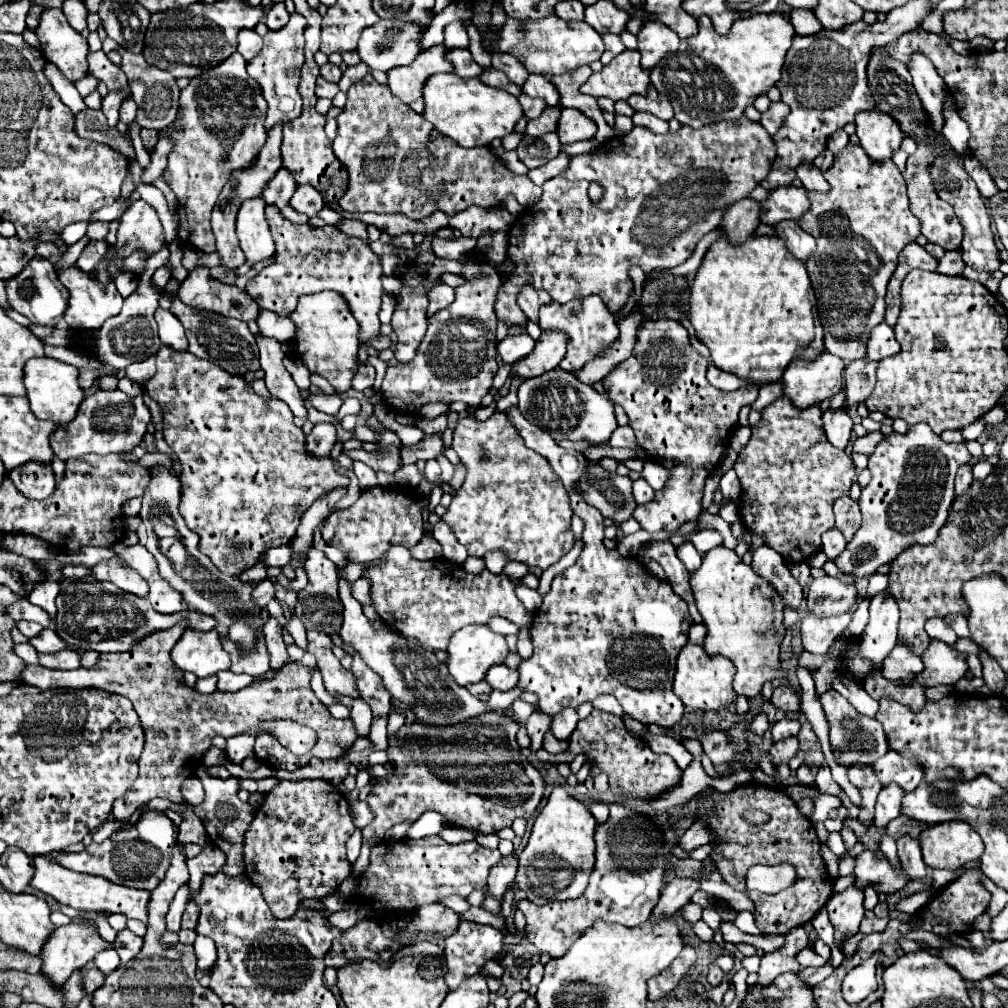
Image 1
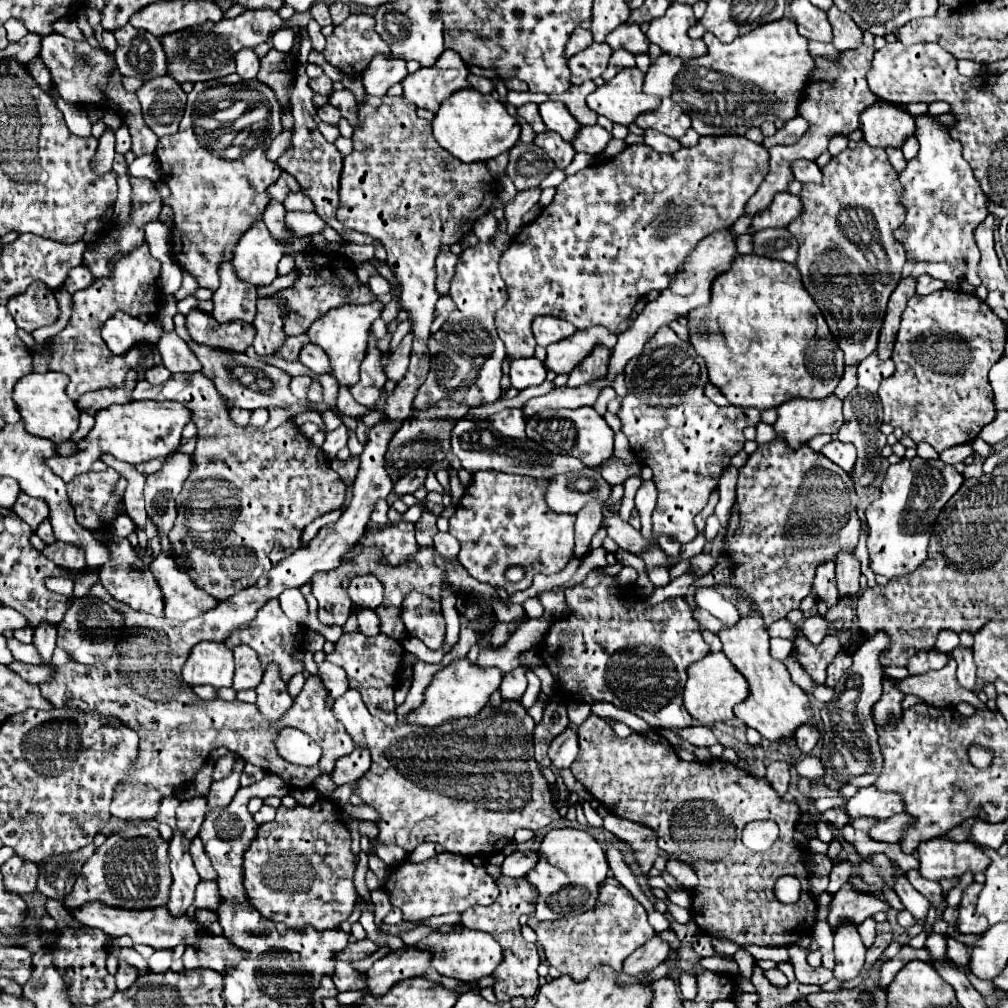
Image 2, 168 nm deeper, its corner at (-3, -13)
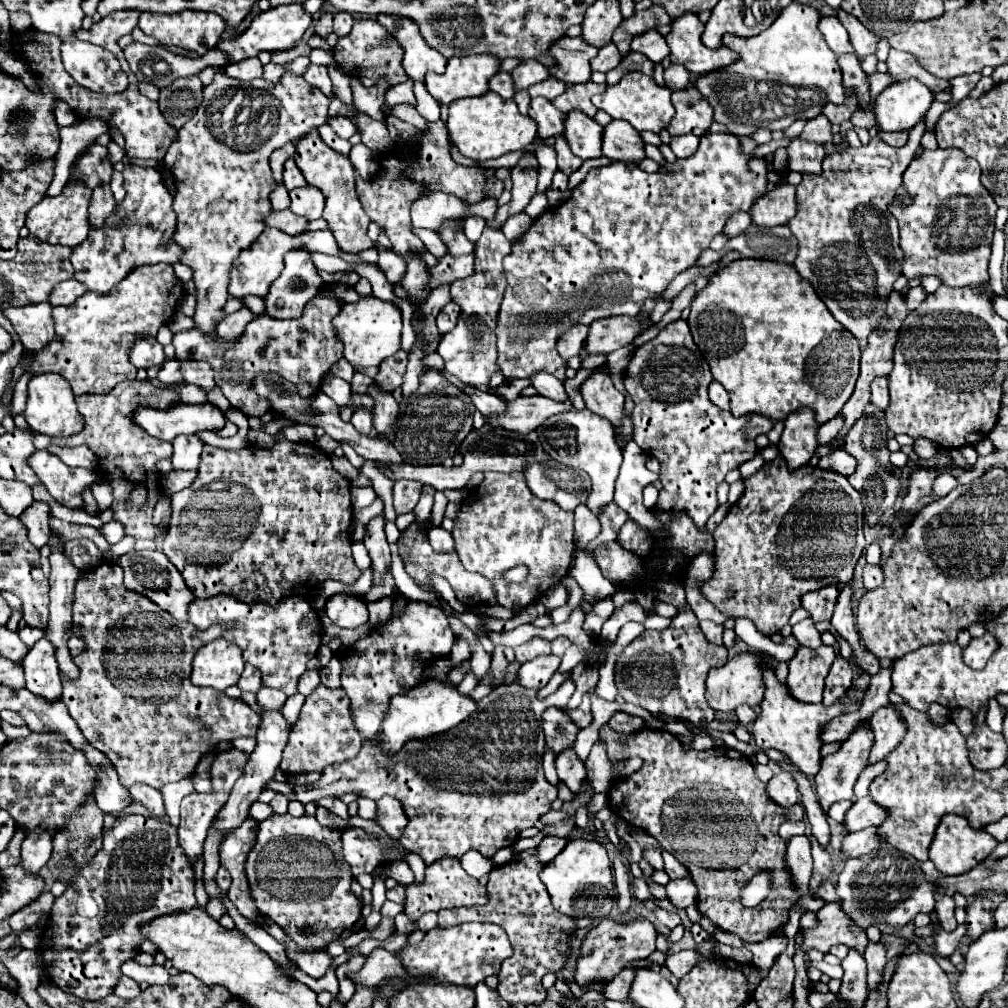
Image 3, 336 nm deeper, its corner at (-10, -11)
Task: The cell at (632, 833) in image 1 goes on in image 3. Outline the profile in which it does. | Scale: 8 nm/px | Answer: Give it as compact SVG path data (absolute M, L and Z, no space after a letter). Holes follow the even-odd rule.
M604 918L598 926L592 926L582 940L576 968L574 968L574 982L578 986L586 986L594 980L612 980L628 962L648 958L656 950L656 928L648 920L636 920L630 924L614 922L612 918Z

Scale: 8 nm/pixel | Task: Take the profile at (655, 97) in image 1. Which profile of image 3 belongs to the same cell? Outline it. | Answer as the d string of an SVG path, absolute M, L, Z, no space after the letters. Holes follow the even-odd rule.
M692 86L674 92L672 104L676 108L676 116L668 124L670 136L696 134L702 136L712 124L712 106L694 90Z

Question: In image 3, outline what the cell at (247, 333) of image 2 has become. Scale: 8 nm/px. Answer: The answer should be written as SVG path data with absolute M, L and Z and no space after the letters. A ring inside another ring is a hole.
M316 296L312 298L302 318L296 320L274 320L266 314L254 318L244 336L236 340L236 344L228 344L220 340L220 336L200 336L196 328L180 332L174 336L172 344L176 348L178 360L206 360L212 364L216 372L216 384L222 388L224 396L232 406L240 408L246 416L264 416L271 411L271 403L260 399L250 388L250 382L256 372L280 372L286 380L300 386L300 396L312 396L320 390L320 382L330 366L342 358L342 344L336 340L336 332L332 328L332 318L340 312L340 304L332 298Z

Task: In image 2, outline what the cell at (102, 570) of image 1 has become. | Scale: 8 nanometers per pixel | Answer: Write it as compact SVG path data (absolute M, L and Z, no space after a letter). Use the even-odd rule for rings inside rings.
M113 536L107 546L109 546L111 556L109 556L109 562L105 562L105 566L99 572L103 586L113 594L113 598L129 604L133 610L147 612L147 614L153 614L153 616L161 616L163 614L163 594L161 594L161 588L159 588L159 584L157 584L157 580L155 580L155 576L149 568L149 562L145 562L137 556L135 548L129 544L127 538ZM133 562L139 562L137 570L133 568L135 566Z

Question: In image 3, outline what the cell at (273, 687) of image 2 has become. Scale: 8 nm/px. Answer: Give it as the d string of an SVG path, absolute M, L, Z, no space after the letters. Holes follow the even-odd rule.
M264 710L262 712L262 724L256 734L256 742L258 742L256 750L250 754L250 760L244 768L244 776L240 776L240 780L236 780L228 802L224 804L224 808L218 814L218 828L222 830L222 834L226 834L228 830L242 824L242 820L248 816L248 806L258 798L258 794L274 778L274 772L278 770L278 764L281 762L282 753L288 742L288 732L290 732L288 722L286 722L282 710Z

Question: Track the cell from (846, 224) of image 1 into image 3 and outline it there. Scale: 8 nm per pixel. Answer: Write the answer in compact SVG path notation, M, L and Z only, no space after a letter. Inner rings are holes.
M920 122L910 132L910 140L904 148L894 148L878 136L874 136L868 144L860 148L838 150L832 156L824 158L820 176L806 174L798 184L798 214L788 222L788 226L798 238L798 256L794 260L794 268L800 272L800 276L810 280L816 294L828 306L830 314L858 340L866 340L870 332L876 330L880 316L884 316L884 308L892 292L892 286L902 274L904 250L898 242L896 218L892 216L888 206L902 184L904 170L914 158L914 148L920 146L922 132L924 126Z

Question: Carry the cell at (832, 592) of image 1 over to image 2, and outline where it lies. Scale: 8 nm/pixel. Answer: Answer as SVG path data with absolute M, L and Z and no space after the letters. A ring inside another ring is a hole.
M809 616L809 618L805 618L805 622L801 624L801 632L803 632L803 636L805 636L809 642L819 644L819 642L825 638L829 626L831 626L831 624L825 622L821 616Z

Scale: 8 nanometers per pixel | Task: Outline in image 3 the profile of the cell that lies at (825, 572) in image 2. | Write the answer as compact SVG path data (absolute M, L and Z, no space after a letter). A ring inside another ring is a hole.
M832 584L828 588L820 588L816 592L810 592L802 598L802 604L810 612L814 622L832 618L832 610L836 606L836 600L838 600L838 594L840 594L842 586L844 584Z

